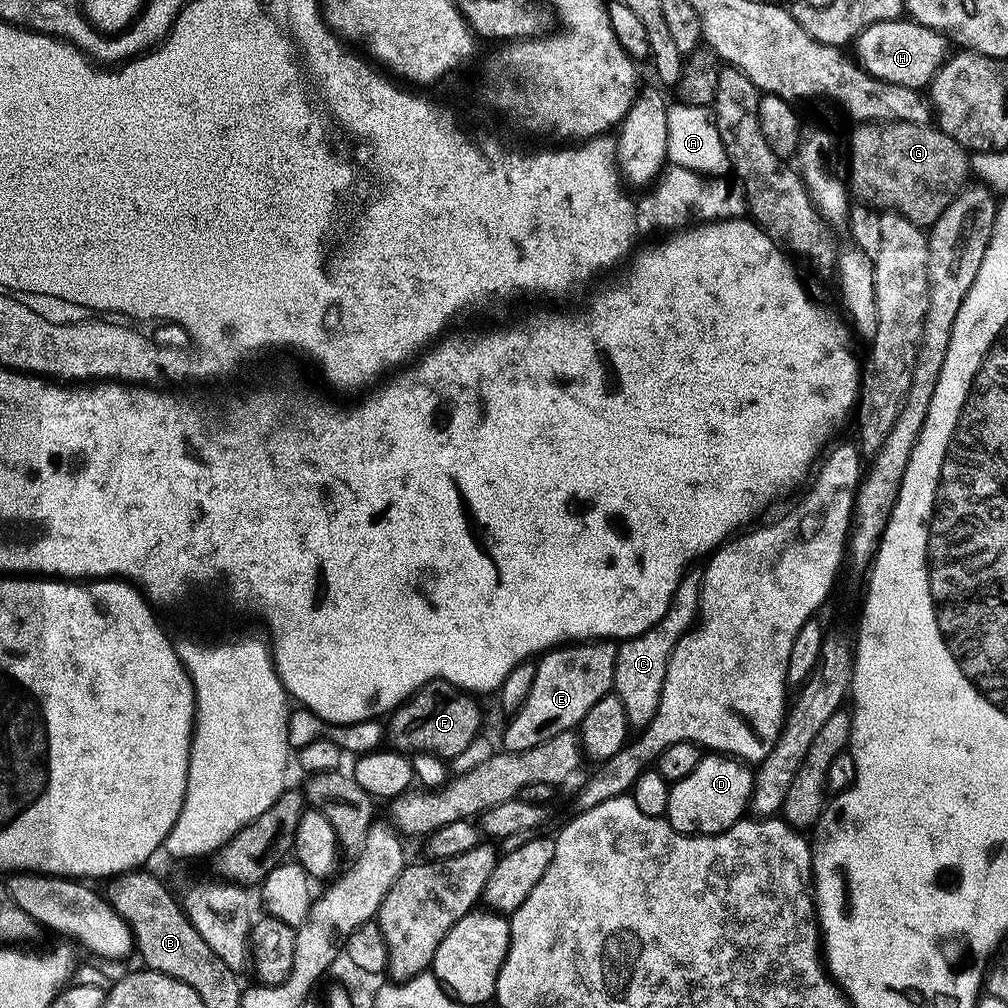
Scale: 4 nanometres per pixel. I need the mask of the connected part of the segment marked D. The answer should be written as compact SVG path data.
M723 754L705 755L690 778L672 785L666 819L683 836L720 836L749 815L755 789L756 777L747 763Z

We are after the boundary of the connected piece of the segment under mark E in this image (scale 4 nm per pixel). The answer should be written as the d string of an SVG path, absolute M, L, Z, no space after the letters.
M577 642L552 649L536 664L534 690L526 706L511 717L504 732L505 753L534 750L558 734L576 732L584 719L607 696L613 695L616 683L617 645L612 642Z

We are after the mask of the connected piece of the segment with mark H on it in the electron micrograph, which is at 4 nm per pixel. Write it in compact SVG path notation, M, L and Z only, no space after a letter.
M905 18L870 26L870 30L866 30L855 40L854 49L856 48L855 55L860 67L865 68L876 80L885 80L894 86L924 90L948 63L948 44L950 45L949 37L944 33Z

